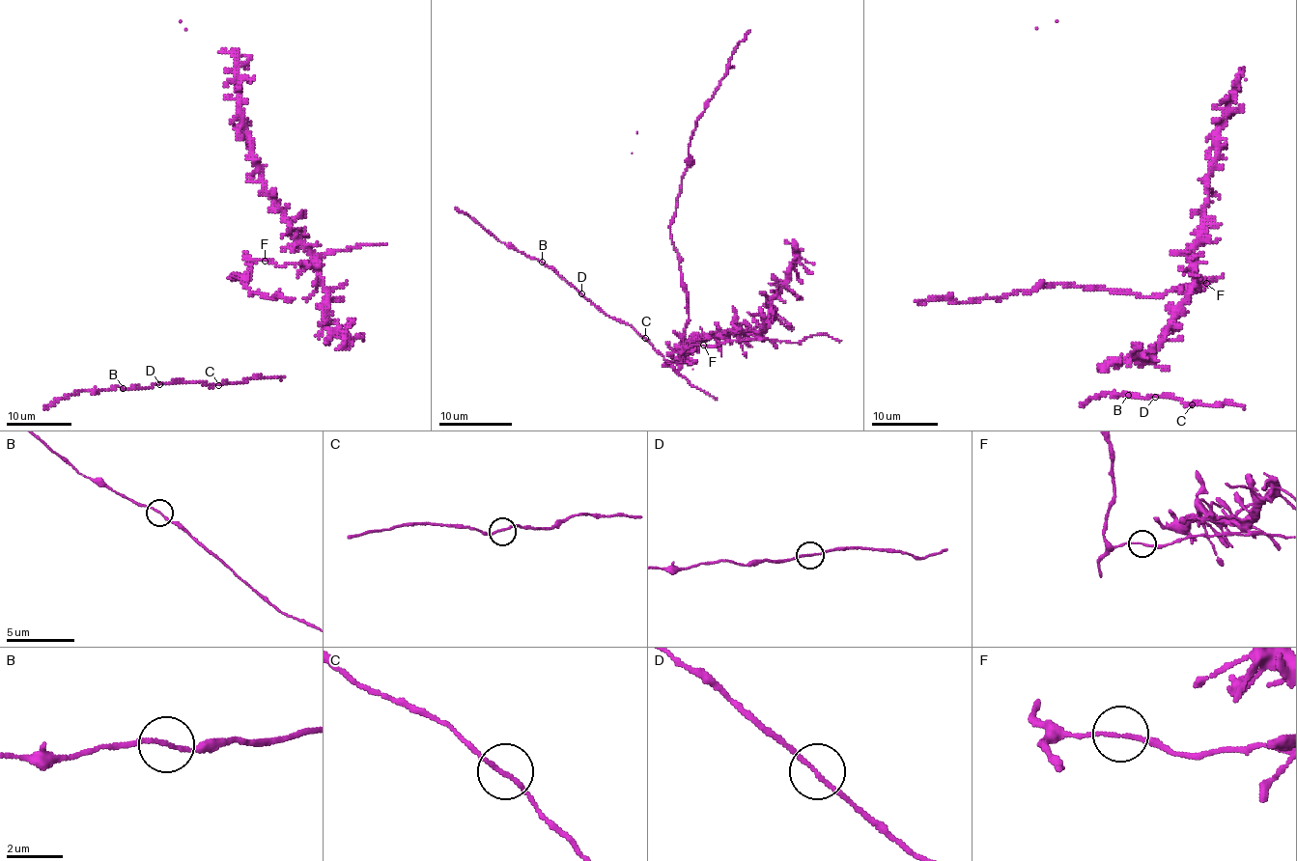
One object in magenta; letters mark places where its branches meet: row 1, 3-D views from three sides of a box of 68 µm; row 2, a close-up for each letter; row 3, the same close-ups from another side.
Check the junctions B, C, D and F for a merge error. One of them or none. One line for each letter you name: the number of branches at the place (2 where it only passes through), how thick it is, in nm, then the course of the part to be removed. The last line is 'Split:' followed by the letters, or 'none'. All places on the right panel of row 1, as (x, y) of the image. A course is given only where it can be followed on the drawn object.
Split: none

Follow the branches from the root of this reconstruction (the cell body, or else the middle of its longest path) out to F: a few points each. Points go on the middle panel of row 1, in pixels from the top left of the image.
F: (773, 312), (765, 329), (756, 338), (703, 345)

